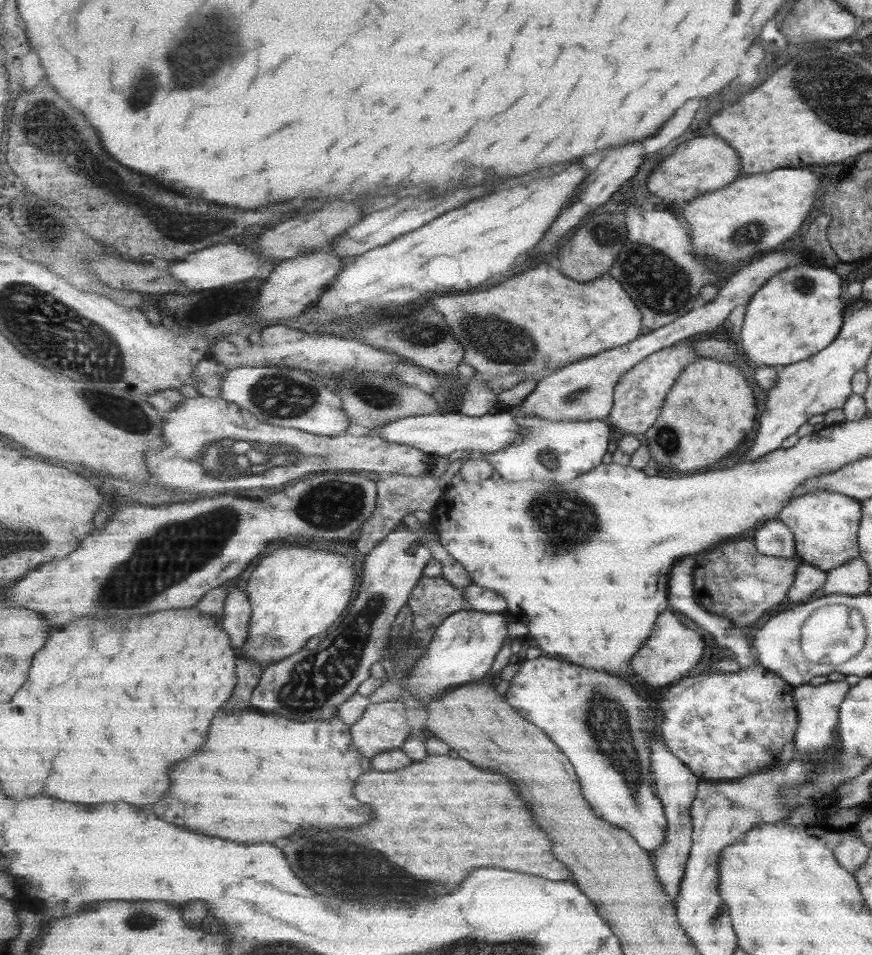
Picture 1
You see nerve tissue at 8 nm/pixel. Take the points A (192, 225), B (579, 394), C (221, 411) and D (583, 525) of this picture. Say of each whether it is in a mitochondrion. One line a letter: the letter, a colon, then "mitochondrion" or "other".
A: mitochondrion
B: mitochondrion
C: other
D: mitochondrion

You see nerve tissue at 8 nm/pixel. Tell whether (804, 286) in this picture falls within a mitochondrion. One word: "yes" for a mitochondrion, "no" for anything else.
yes

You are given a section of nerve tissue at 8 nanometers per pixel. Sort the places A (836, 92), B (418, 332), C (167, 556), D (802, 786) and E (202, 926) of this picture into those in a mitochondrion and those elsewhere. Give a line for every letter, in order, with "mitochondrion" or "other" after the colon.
A: mitochondrion
B: mitochondrion
C: mitochondrion
D: mitochondrion
E: other

